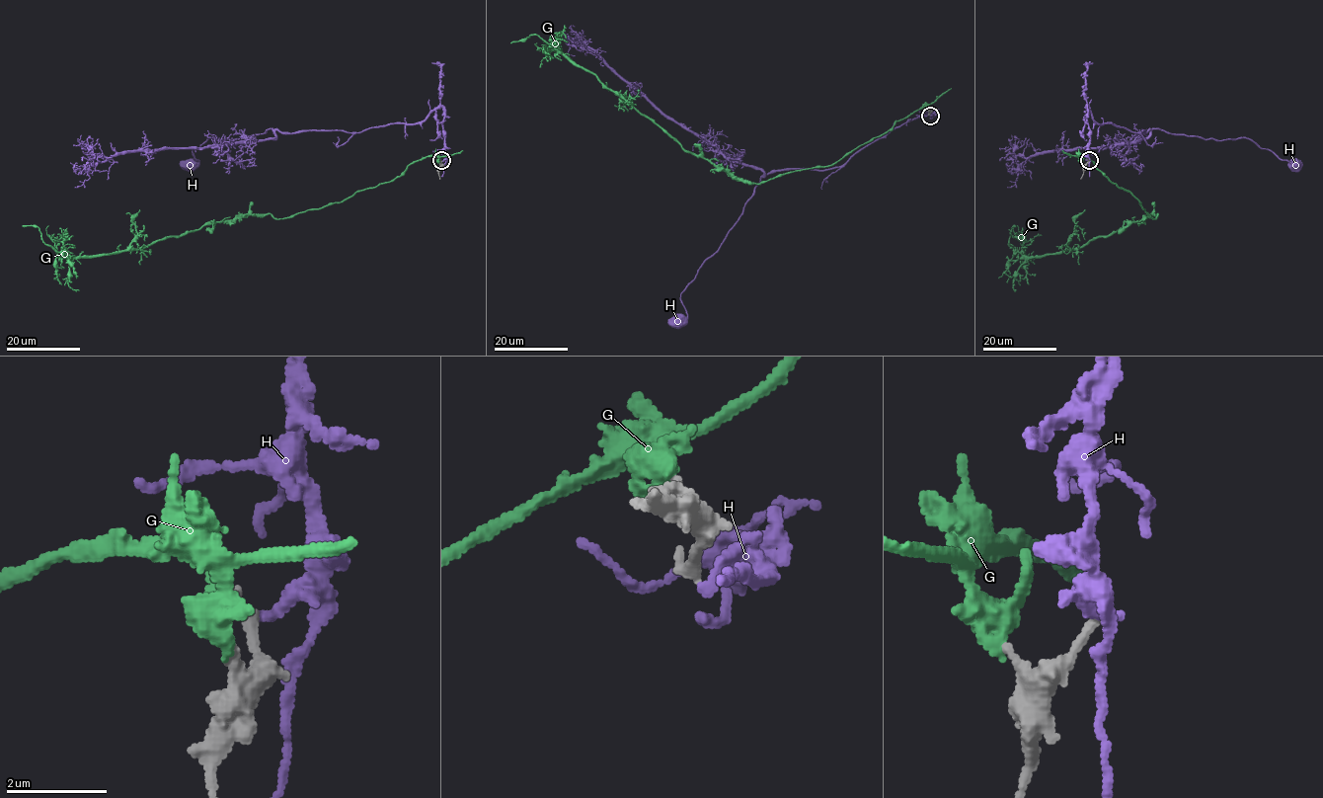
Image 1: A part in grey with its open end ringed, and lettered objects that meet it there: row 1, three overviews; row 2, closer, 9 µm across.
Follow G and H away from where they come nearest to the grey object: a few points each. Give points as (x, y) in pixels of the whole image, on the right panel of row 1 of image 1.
G: (1081, 162), (1087, 157), (1155, 218), (1148, 214), (1082, 247), (1036, 257), (1008, 245), (1017, 226)
H: (1090, 161), (1087, 110), (1098, 123), (1113, 123), (1132, 132), (1160, 128), (1206, 139), (1252, 139), (1294, 165)

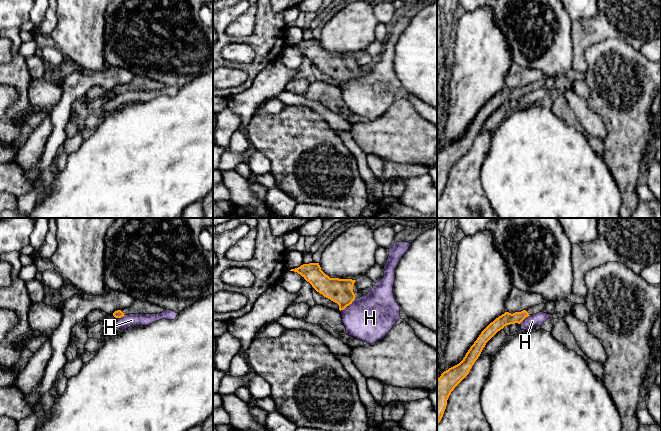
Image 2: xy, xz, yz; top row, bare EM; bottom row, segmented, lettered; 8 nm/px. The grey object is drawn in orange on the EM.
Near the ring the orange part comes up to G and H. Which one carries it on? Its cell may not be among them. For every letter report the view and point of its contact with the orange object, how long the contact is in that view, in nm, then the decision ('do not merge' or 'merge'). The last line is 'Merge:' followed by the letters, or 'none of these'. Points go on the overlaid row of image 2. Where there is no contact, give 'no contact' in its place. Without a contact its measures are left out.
G: no contact; do not merge
H: meets orange in xz at (347, 305); contact 160 nm long; do not merge
Merge: none of these

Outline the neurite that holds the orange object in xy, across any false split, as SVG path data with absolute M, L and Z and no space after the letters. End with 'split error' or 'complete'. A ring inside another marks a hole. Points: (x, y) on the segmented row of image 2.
M136 300L131 307L115 311L113 316L115 318L121 318L129 314L159 314L163 311L164 309L157 305L143 302L141 300Z; split error

